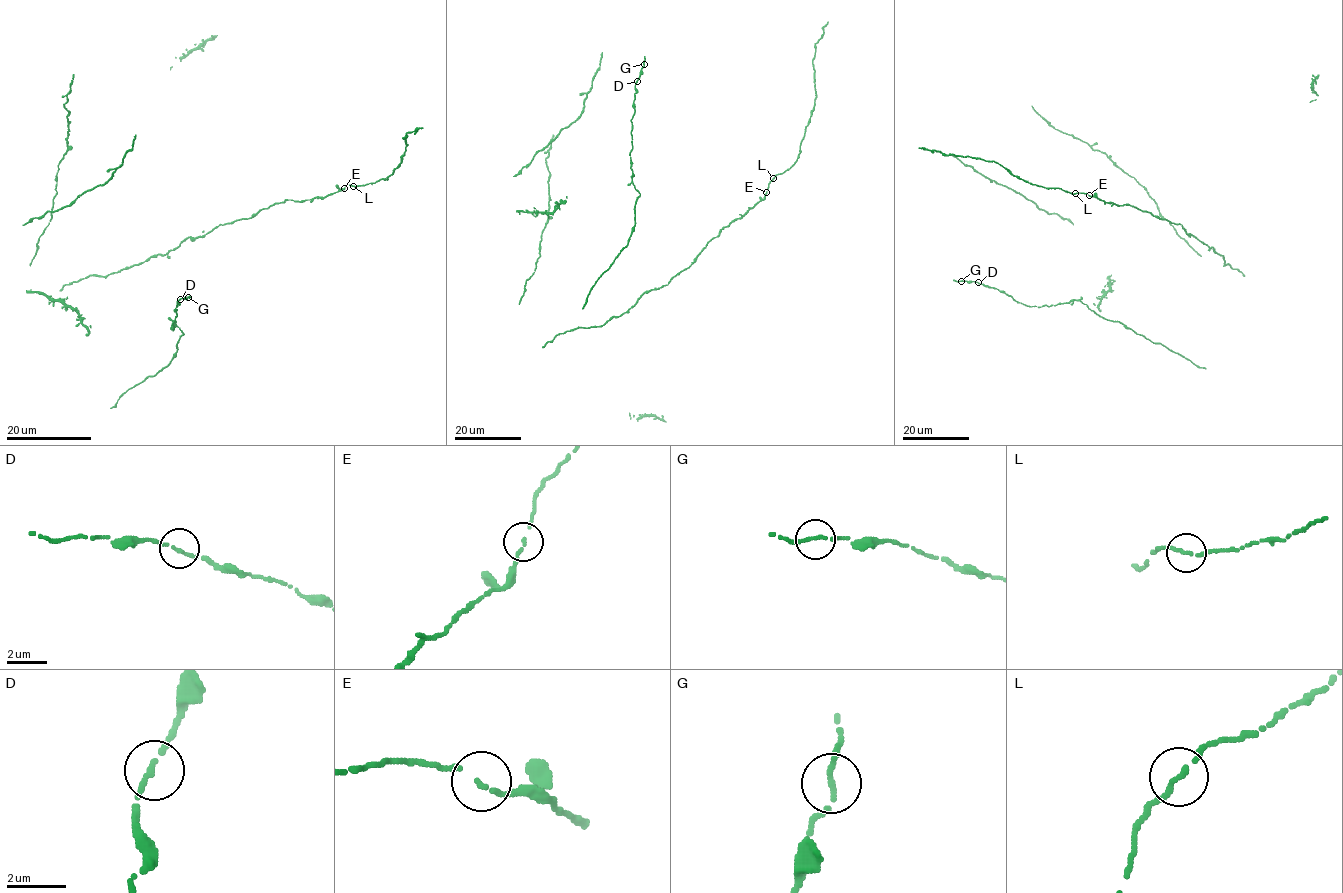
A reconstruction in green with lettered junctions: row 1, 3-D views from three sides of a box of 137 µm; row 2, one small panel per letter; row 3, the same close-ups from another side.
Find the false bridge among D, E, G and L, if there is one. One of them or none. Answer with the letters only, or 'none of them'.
none of them

